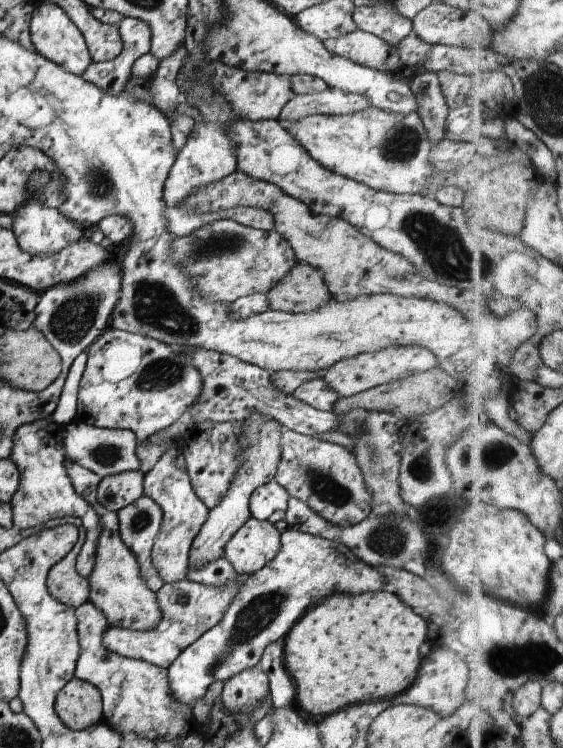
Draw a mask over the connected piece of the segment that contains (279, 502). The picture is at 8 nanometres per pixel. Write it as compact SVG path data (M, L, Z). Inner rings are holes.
M272 479L258 486L251 494L249 504L251 516L274 525L284 518L290 497L288 491Z

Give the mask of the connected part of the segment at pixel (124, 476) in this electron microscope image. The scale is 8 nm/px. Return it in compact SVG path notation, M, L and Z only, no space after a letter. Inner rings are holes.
M133 470L105 476L98 483L98 502L104 508L115 513L136 502L138 498L144 495L144 475L140 470Z

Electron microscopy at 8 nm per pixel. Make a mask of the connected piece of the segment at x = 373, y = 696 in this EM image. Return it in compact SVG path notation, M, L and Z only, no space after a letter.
M382 589L357 595L336 593L327 596L321 603L306 611L294 623L290 632L285 636L283 661L287 672L290 673L295 682L298 705L304 708L308 714L324 716L324 714L332 714L356 703L376 702L388 697L392 698L395 694L400 694L402 690L408 690L409 686L412 686L414 678L416 678L416 672L418 672L418 666L420 666L420 654L424 654L426 651L420 647L424 644L424 640L426 640L426 621L420 615L416 615L409 606L404 606L404 603L398 600L396 593L383 591Z

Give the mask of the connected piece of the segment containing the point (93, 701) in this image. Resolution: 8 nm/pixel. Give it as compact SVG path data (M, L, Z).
M74 677L55 698L55 711L73 731L84 732L103 722L103 700L100 691L90 682Z

